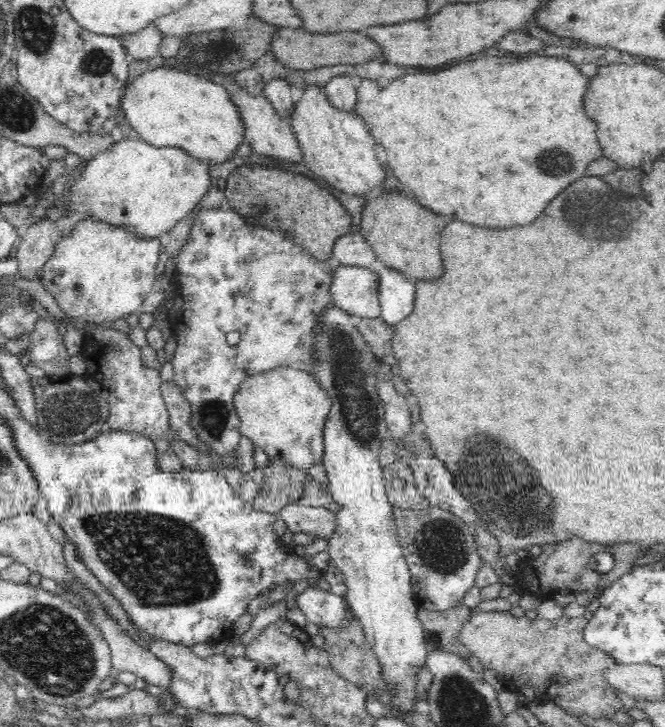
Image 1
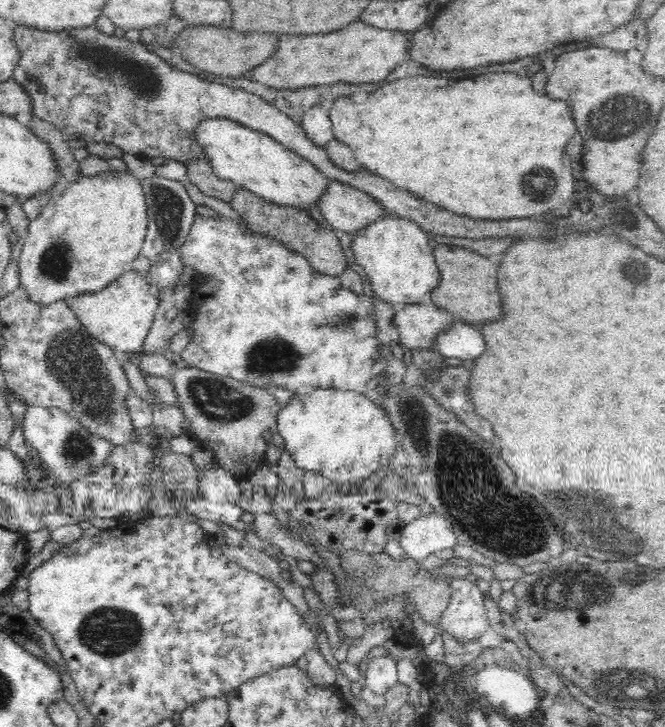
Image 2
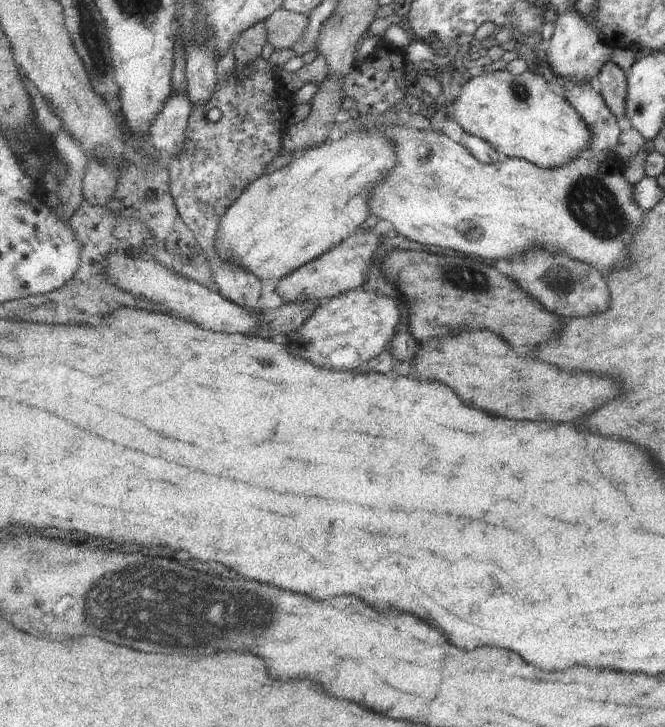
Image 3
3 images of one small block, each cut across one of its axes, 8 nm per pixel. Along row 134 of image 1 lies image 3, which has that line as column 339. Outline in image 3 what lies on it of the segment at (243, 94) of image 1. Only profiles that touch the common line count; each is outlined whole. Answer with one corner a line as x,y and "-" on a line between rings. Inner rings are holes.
361,228
322,257
307,263
294,273
282,277
274,290
282,298
283,304
288,305
307,301
323,302
327,298
338,297
343,293
358,289
367,280
369,262
373,260
381,241
382,236
373,234
370,229
363,230

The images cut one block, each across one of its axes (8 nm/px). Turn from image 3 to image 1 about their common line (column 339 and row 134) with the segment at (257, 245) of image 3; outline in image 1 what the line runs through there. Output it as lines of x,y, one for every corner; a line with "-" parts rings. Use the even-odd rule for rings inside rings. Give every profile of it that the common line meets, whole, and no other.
161,62
155,65
155,68
144,71
132,81
128,81
121,96
121,107
125,113
126,122
139,133
143,141
156,148
178,147
190,158
209,167
235,158
236,150
245,141
246,127
231,93
228,93
226,87
220,84
208,82
194,73
189,73
185,66
171,68

